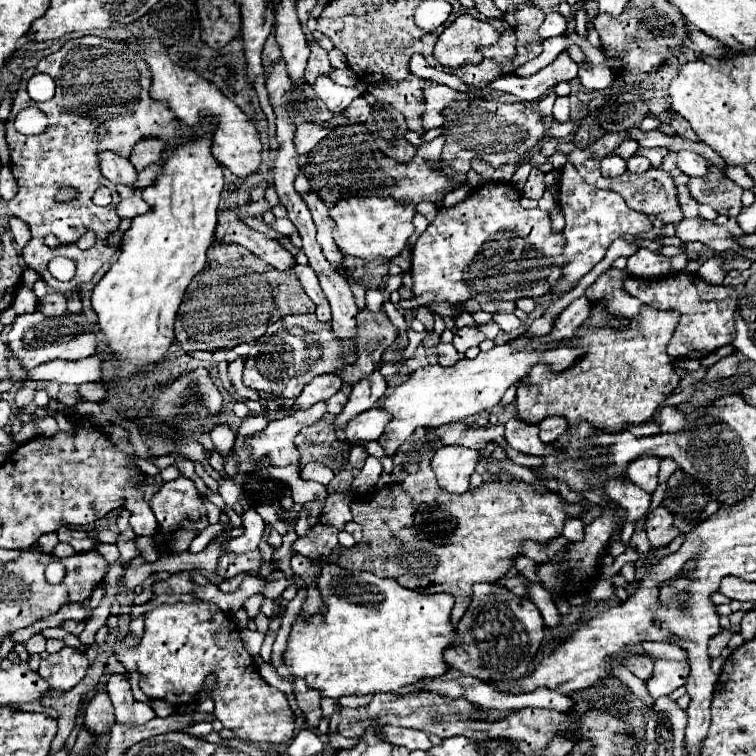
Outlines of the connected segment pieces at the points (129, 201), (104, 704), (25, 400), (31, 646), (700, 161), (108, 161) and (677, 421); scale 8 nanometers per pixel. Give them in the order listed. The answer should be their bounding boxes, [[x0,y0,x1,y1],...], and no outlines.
[[117,196,149,218],[85,690,115,734],[15,386,35,408],[25,634,45,656],[677,152,707,176],[99,150,137,186],[653,408,685,432]]

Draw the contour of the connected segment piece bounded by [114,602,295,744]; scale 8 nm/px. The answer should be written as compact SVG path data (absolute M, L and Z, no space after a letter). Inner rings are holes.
M177 602L173 606L161 604L155 610L145 614L145 634L143 640L137 648L122 649L122 639L115 640L115 651L117 658L129 670L129 672L139 672L141 680L139 686L149 698L159 698L165 700L169 696L177 694L191 694L197 696L205 688L205 680L209 674L217 678L217 690L211 692L211 698L215 702L215 718L223 722L225 728L233 730L237 738L247 740L247 742L267 742L267 744L285 744L293 738L295 734L295 714L289 708L289 702L283 692L277 688L269 686L259 672L255 670L253 656L245 650L237 624L231 620L231 616L219 608L219 606L209 606L205 602L195 602L195 604L183 604Z

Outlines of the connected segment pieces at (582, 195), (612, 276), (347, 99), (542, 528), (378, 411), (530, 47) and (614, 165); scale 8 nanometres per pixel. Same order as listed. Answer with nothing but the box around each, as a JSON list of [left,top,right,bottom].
[[543,164,653,300],[517,270,679,432],[313,76,367,112],[338,436,585,622],[345,408,391,444],[503,2,545,74],[601,154,627,178]]

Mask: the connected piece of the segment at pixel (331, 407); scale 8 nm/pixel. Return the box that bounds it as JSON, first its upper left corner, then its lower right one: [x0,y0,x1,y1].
[327,392,347,414]

